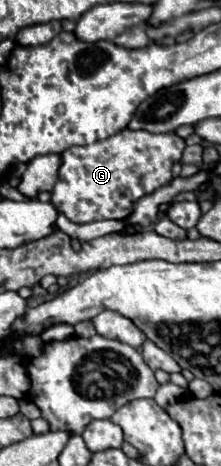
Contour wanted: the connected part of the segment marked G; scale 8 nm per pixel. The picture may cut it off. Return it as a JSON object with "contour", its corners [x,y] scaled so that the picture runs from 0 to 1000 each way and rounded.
{"contour":[[[561,277],[471,303],[299,320],[271,341],[262,388],[235,406],[235,436],[335,479],[434,470],[561,470],[615,427],[706,410],[778,384],[778,354],[824,341],[833,307],[787,285],[679,285]]]}

